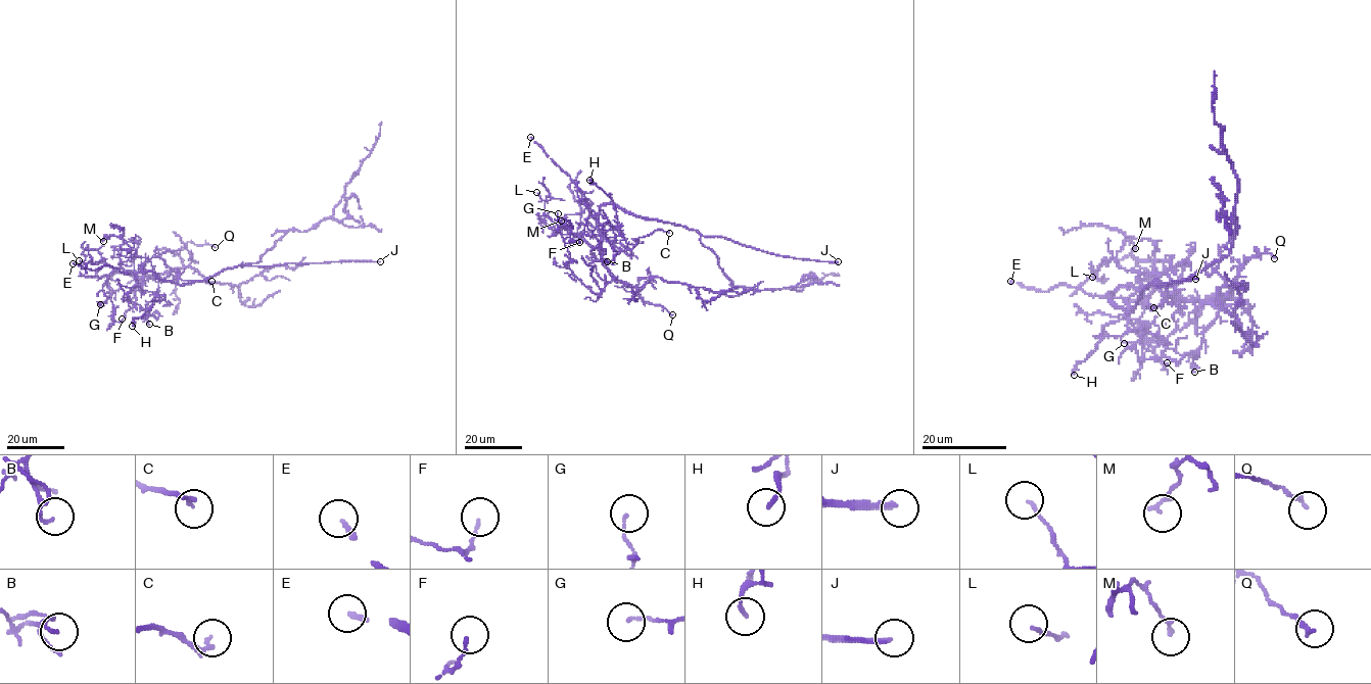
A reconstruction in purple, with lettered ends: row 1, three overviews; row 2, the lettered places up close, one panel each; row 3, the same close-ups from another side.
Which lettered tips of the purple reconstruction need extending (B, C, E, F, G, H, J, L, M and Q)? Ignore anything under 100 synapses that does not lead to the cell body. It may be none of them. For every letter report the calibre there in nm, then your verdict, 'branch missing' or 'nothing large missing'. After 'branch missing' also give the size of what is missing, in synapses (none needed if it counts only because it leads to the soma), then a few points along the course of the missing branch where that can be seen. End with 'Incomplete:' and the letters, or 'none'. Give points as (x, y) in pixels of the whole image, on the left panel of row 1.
B: calibre 100 nm; nothing large missing
C: calibre 150 nm; nothing large missing
E: calibre 190 nm; branch missing; course (73, 263), (41, 252), (36, 245), (36, 236), (15, 228), (14, 221)
F: calibre 110 nm; nothing large missing
G: calibre 110 nm; nothing large missing
H: calibre 140 nm; nothing large missing
J: calibre 240 nm; nothing large missing
L: calibre 100 nm; nothing large missing
M: calibre 160 nm; nothing large missing
Q: calibre 160 nm; nothing large missing
Incomplete: E

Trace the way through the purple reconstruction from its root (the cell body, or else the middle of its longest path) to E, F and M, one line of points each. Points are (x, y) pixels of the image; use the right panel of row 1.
E: (1132, 310), (1108, 295), (1131, 286), (1135, 292), (1118, 298), (1068, 285), (1037, 291), (1010, 281)
F: (1132, 310), (1108, 294), (1157, 282), (1175, 291), (1154, 291), (1138, 328), (1163, 368), (1167, 362)
M: (1132, 310), (1108, 294), (1123, 286), (1147, 288), (1159, 278), (1118, 264), (1125, 240), (1135, 248)

